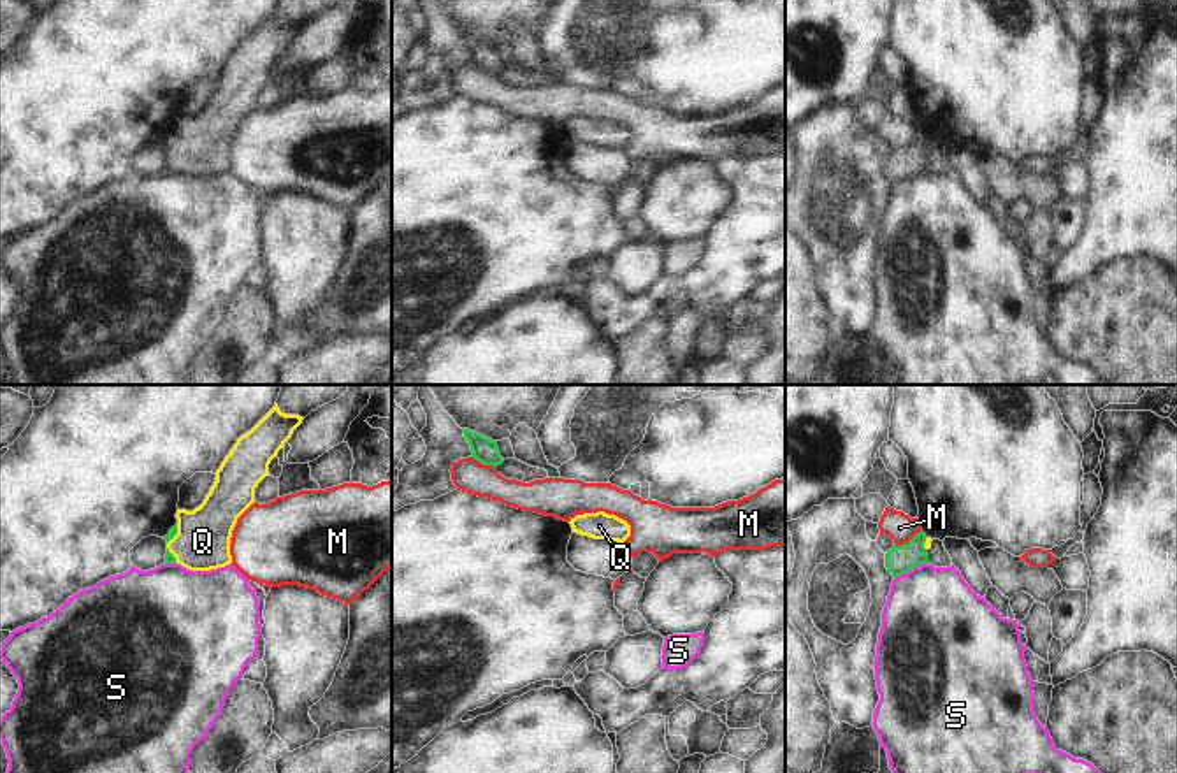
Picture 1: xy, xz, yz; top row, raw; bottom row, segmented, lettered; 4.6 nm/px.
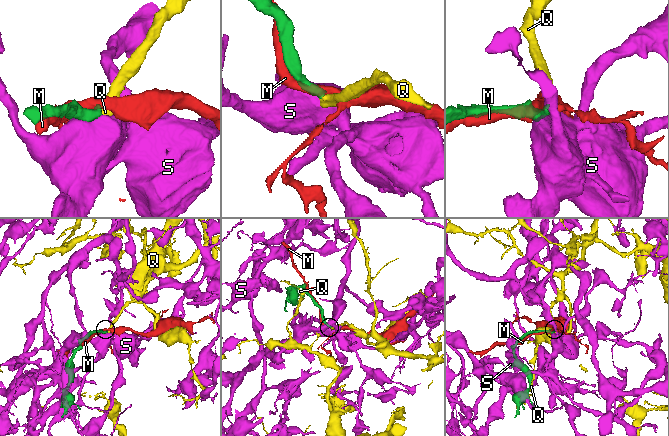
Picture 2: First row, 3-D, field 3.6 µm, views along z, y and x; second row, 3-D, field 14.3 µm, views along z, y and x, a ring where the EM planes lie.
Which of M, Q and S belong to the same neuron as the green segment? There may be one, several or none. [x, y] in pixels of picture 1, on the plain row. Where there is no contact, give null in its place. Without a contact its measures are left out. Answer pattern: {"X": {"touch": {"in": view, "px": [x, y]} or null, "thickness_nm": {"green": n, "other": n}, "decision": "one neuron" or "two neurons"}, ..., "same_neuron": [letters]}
{"M": {"touch": {"in": "yz", "px": [909, 148]}, "thickness_nm": {"green": 130, "other": 140}, "decision": "two neurons"}, "Q": {"touch": {"in": "xy", "px": [174, 141]}, "thickness_nm": {"green": 40, "other": 260}, "decision": "one neuron"}, "S": {"touch": {"in": "yz", "px": [910, 176]}, "thickness_nm": {"green": 130, "other": 440}, "decision": "two neurons"}, "same_neuron": ["Q"]}

